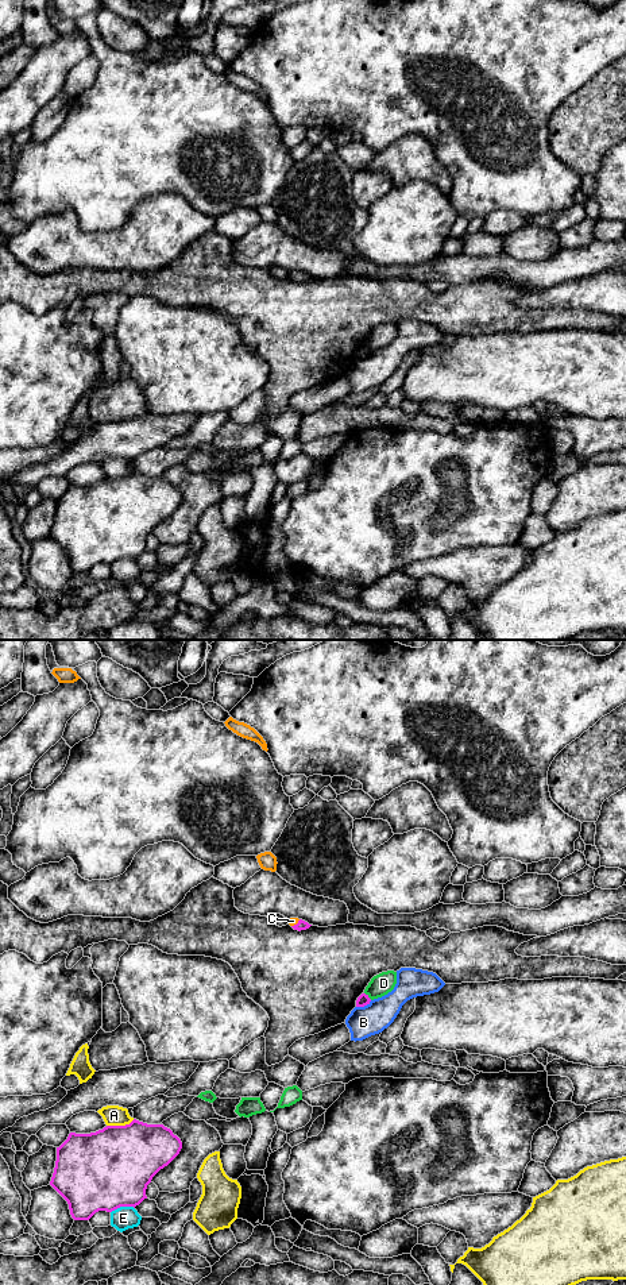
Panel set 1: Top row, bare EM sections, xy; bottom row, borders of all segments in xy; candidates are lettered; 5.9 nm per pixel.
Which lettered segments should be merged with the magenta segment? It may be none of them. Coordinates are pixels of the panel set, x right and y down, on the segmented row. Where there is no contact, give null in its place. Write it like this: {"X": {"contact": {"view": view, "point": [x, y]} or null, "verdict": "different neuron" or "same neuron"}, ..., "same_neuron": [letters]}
{"A": {"contact": {"view": "xy", "point": [120, 1126]}, "verdict": "different neuron"}, "B": {"contact": {"view": "xy", "point": [363, 1006]}, "verdict": "different neuron"}, "C": {"contact": {"view": "xy", "point": [297, 923]}, "verdict": "same neuron"}, "D": {"contact": {"view": "xy", "point": [367, 996]}, "verdict": "different neuron"}, "E": {"contact": {"view": "xy", "point": [122, 1206]}, "verdict": "different neuron"}, "same_neuron": ["C"]}

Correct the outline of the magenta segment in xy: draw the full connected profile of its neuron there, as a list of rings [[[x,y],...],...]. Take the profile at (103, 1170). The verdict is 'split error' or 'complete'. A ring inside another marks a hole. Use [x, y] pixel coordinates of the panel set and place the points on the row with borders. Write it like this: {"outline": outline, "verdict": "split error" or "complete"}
{"outline": [[[134,1119],[125,1126],[107,1126],[90,1134],[70,1132],[57,1147],[57,1161],[50,1185],[67,1201],[74,1220],[89,1220],[96,1212],[136,1207],[146,1196],[152,1177],[181,1151],[182,1142],[163,1124]]], "verdict": "complete"}

